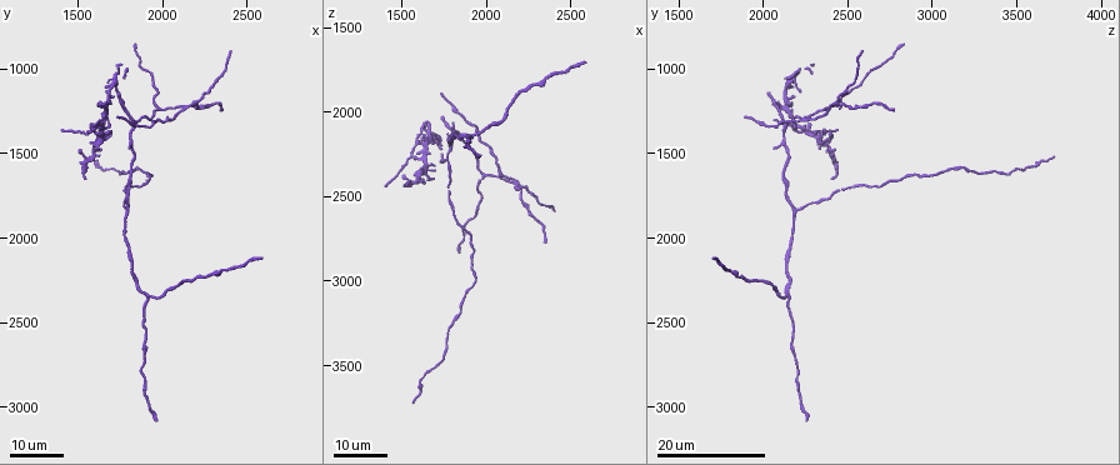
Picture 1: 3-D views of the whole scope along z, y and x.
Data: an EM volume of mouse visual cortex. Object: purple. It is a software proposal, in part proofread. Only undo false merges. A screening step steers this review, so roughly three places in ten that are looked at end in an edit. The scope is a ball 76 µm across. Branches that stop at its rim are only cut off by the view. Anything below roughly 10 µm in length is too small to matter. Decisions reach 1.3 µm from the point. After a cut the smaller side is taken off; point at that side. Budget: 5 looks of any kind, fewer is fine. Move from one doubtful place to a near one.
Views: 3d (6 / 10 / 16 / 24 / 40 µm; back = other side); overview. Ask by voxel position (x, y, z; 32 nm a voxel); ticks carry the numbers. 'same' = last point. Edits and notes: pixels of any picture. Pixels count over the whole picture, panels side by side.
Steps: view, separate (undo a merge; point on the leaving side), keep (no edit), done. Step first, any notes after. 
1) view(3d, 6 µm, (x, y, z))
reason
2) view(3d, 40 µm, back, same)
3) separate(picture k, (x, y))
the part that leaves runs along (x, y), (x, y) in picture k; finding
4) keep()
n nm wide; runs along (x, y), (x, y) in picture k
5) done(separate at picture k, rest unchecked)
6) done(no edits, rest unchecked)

view(3d, 24 µm, (1800, 1840, 2180))
three-way junction

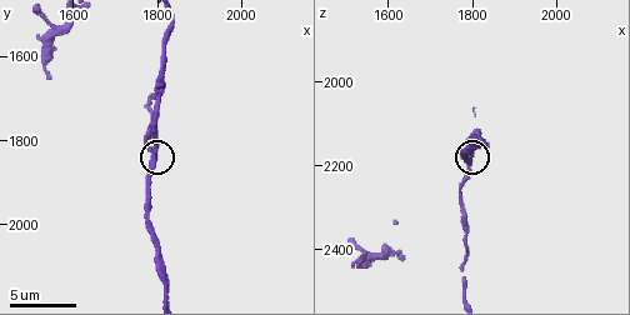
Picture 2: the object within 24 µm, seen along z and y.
view(3d, 6 µm, same)

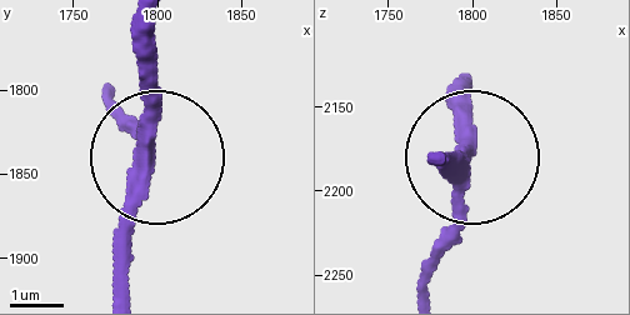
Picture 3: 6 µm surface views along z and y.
keep()
3 arms; runs along (439, 240), (465, 150), (439, 150) in picture 3; one neuron here

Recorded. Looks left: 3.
view(3d, 16 µm, (1920, 2340, 2140))
three-way junction

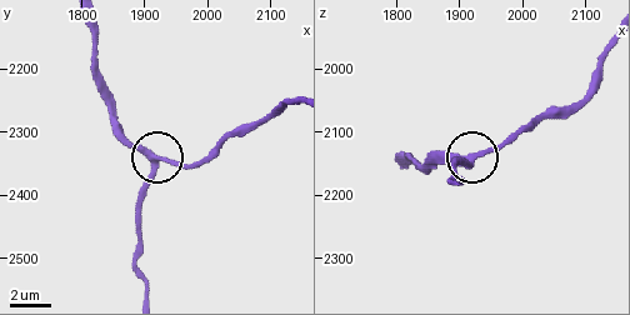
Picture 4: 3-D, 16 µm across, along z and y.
view(3d, 10 µm, (1920, 2345, 2145))

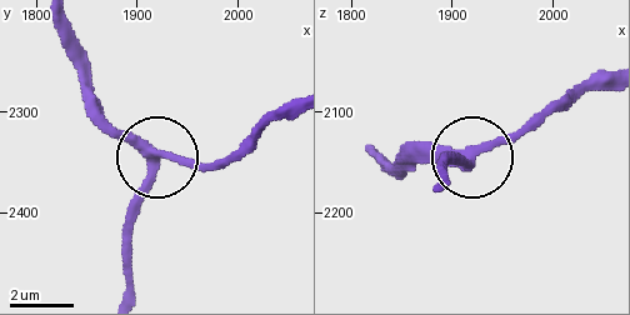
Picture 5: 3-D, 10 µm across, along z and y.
keep()
runs along (56, 21), (89, 101), (145, 150), (145, 190), (129, 228) in picture 5; one neuron here

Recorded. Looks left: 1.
done(no edits, rest unchecked)

